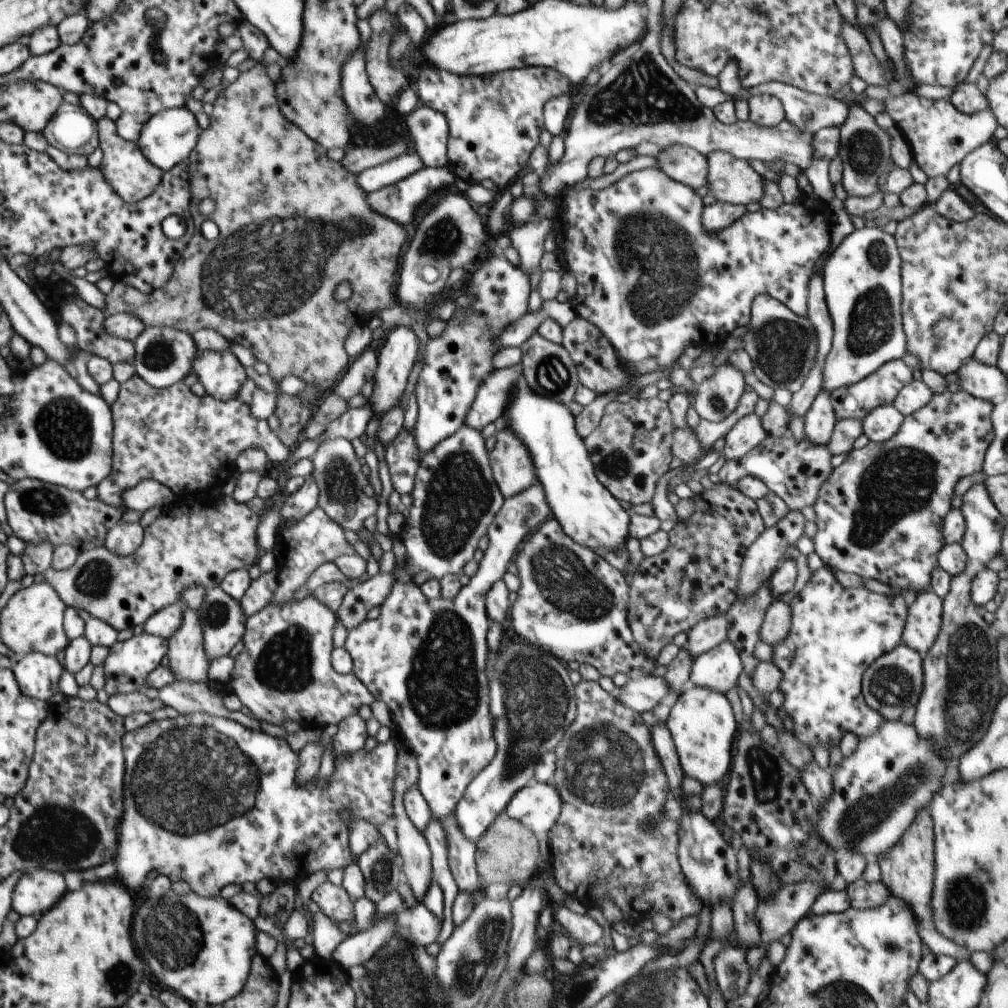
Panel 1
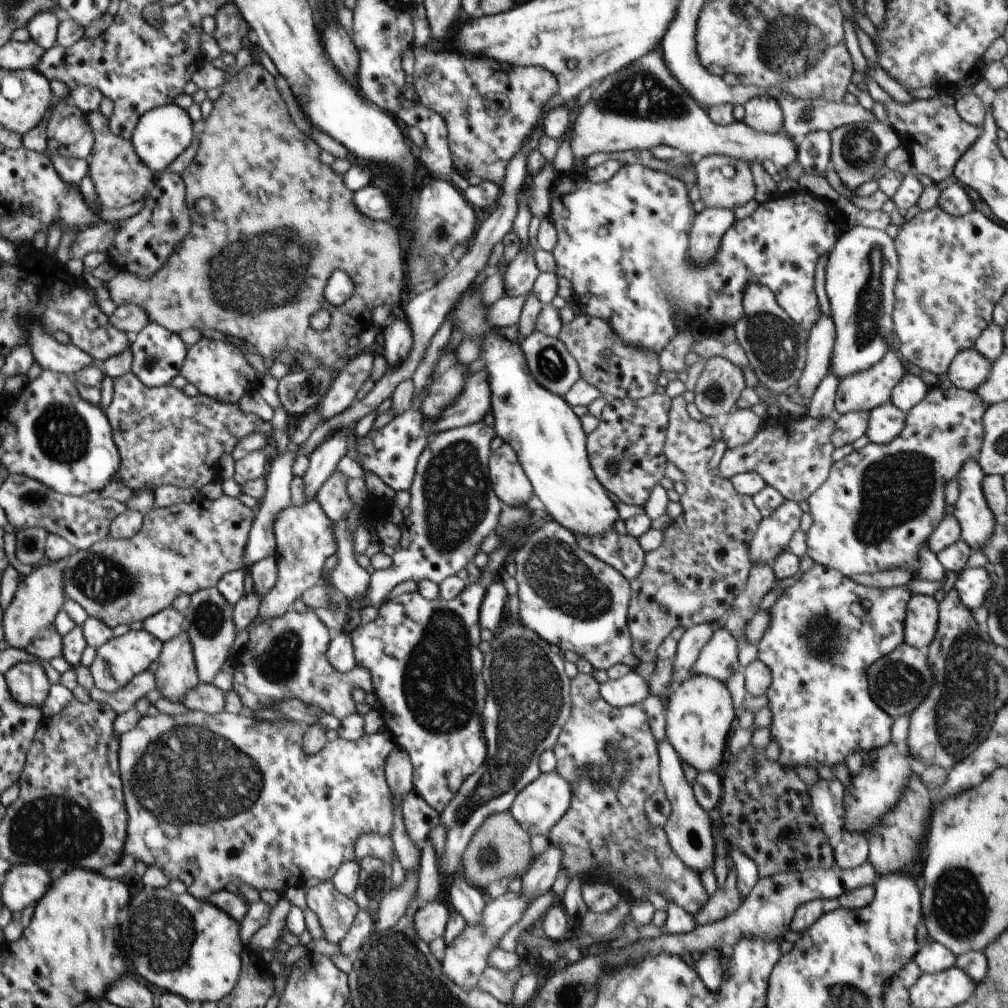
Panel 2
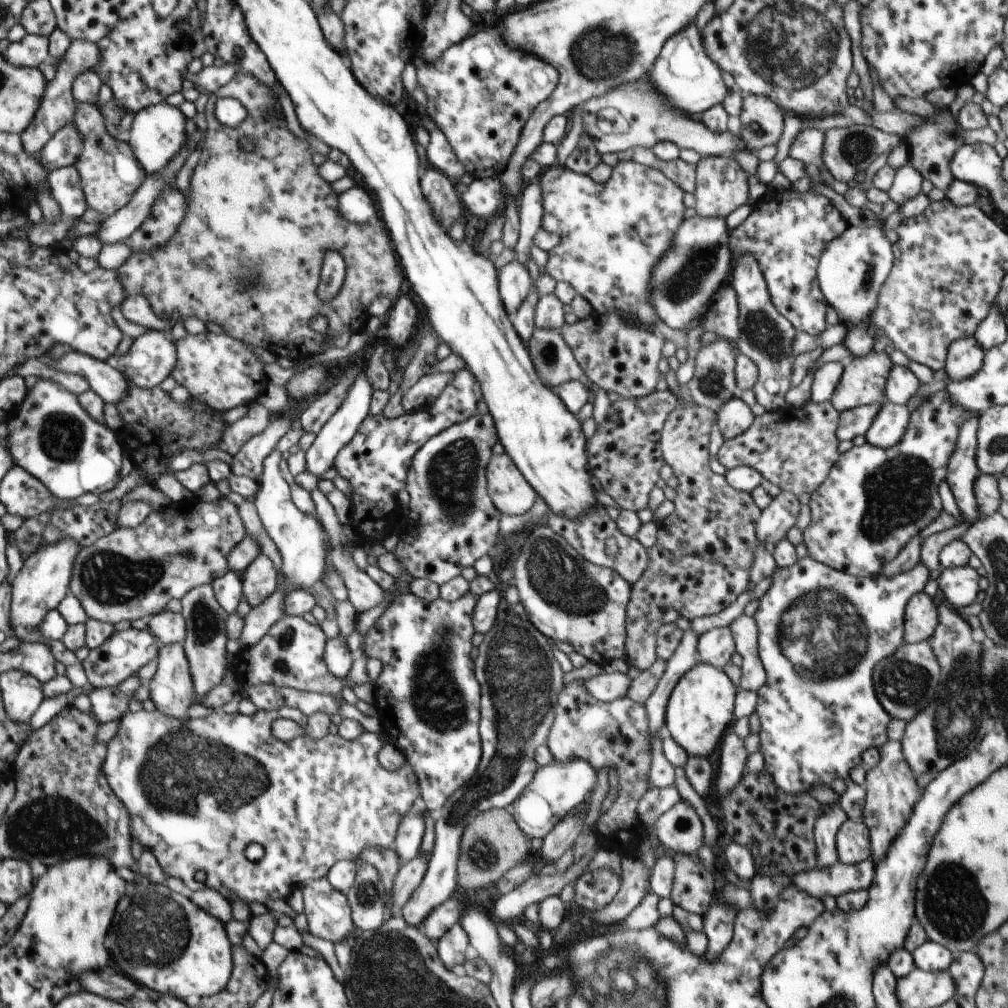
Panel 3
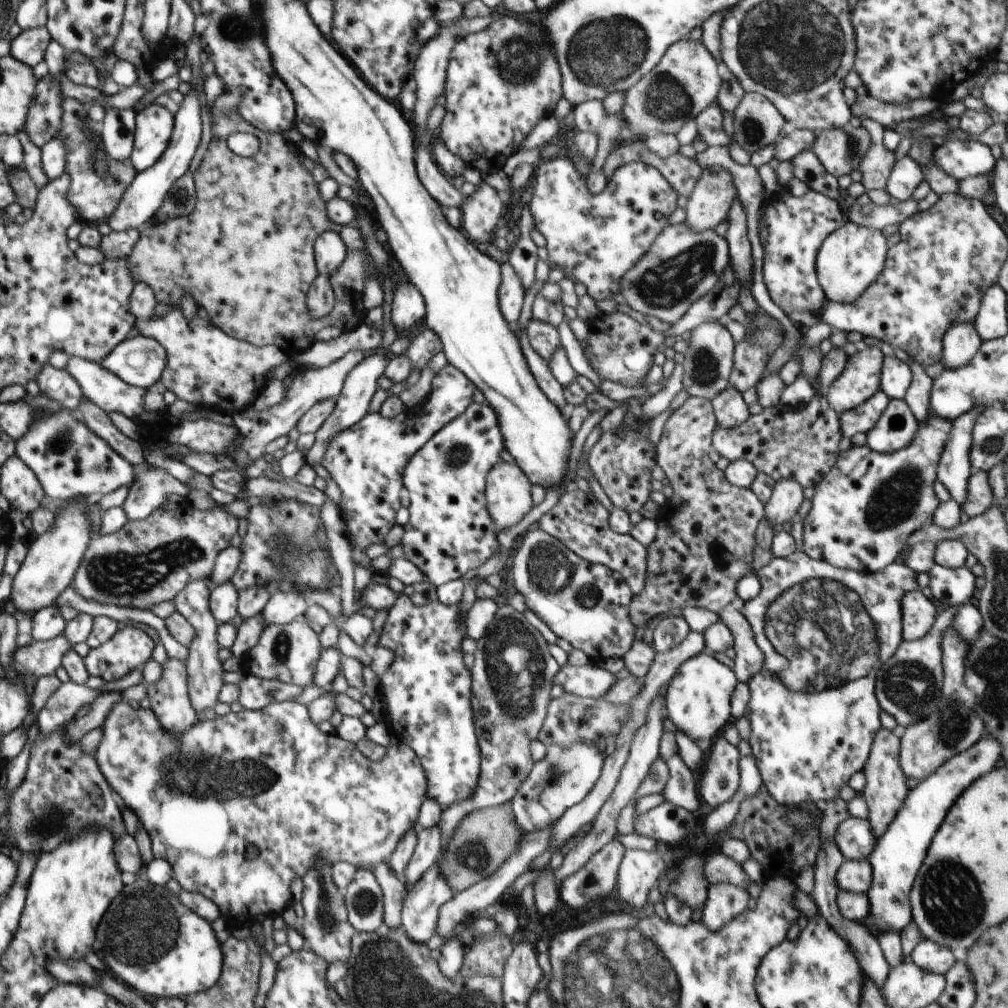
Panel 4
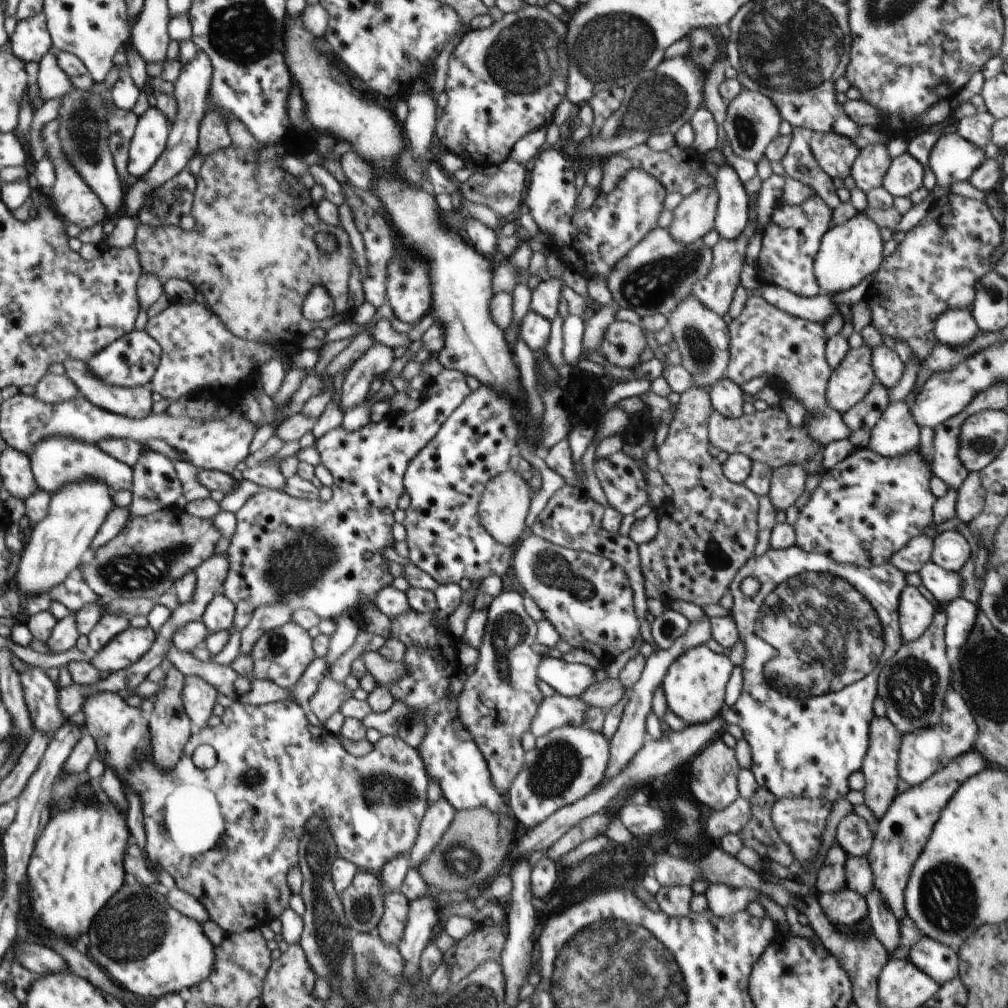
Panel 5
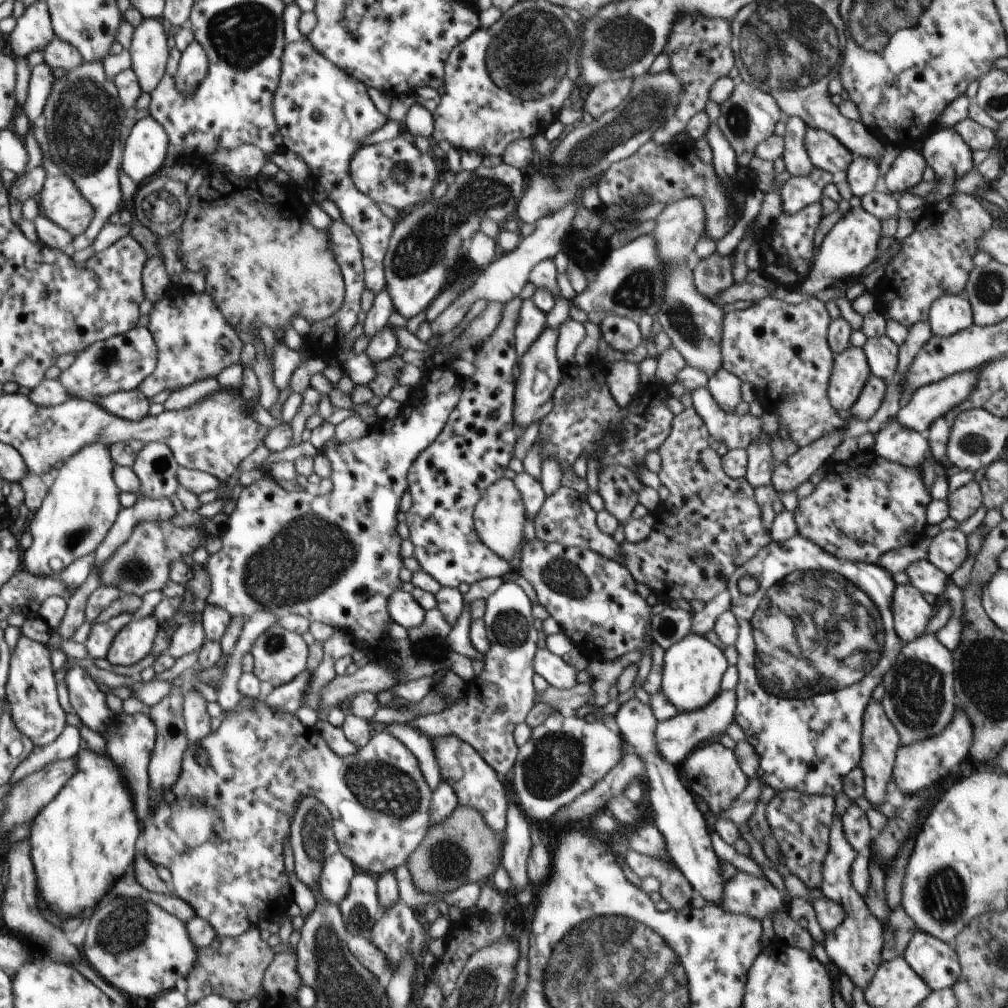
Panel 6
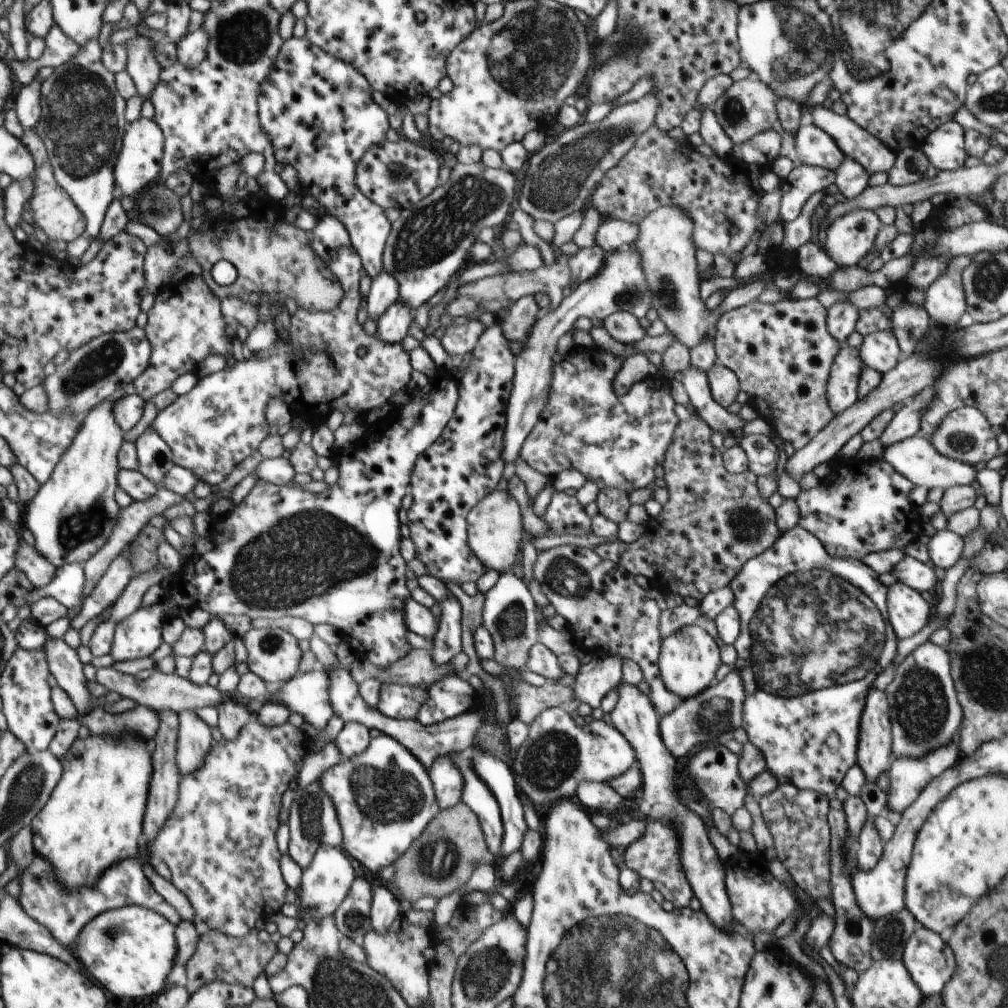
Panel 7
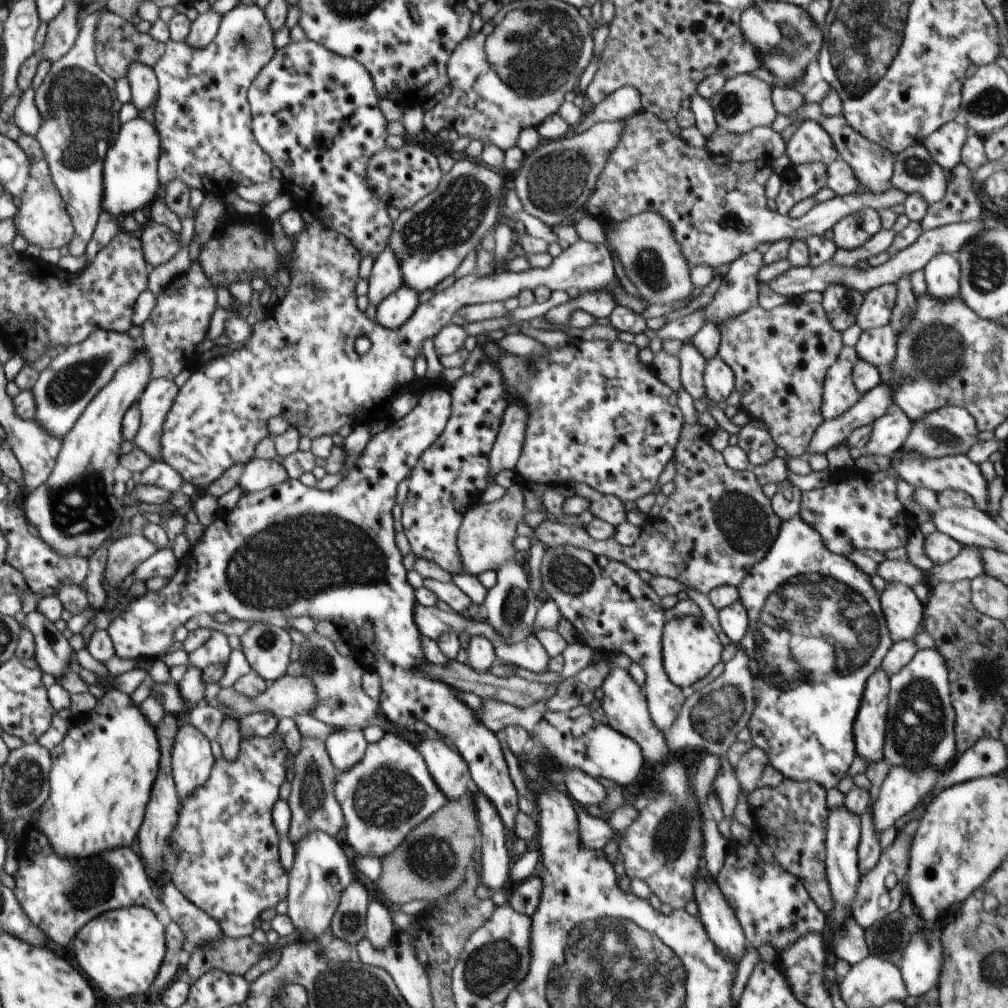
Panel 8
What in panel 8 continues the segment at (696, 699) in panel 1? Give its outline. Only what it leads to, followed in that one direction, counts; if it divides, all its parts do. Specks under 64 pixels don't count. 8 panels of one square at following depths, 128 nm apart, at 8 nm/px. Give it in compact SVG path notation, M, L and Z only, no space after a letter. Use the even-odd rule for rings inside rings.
M678 616L668 620L661 639L662 663L672 684L689 692L694 682L704 678L718 662L721 662L723 645L704 616Z

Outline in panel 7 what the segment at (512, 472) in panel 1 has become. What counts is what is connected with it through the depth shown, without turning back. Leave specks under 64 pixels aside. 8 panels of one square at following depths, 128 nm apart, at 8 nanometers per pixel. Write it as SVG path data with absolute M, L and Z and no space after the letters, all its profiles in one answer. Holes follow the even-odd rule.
M494 489L470 512L467 516L469 531L468 542L473 553L483 562L488 570L494 569L499 573L508 570L518 556L521 549L523 528L523 516L518 501L509 493L508 489Z

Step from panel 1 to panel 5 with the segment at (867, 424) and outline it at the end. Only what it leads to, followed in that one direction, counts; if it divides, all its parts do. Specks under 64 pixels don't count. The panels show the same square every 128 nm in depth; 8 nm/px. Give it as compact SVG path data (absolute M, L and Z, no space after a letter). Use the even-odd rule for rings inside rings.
M896 401L873 426L869 447L886 458L900 456L919 444L920 430L906 402Z

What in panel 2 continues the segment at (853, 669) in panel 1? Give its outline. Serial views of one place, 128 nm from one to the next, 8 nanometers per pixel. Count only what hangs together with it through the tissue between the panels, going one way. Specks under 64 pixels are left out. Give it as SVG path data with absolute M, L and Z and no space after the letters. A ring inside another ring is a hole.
M814 563L796 584L788 587L784 595L769 608L768 612L771 614L771 625L764 633L764 636L757 644L758 659L760 659L770 669L773 681L767 690L768 707L772 712L772 725L770 726L772 739L778 740L782 747L782 754L778 762L785 767L796 768L798 765L810 765L817 768L818 764L826 764L830 768L834 768L838 763L845 763L845 758L852 751L860 751L863 754L870 753L878 747L884 746L891 741L891 726L894 719L888 716L870 696L867 670L879 658L890 654L897 646L903 643L904 638L904 623L905 614L907 611L907 604L910 600L911 593L907 585L903 587L890 587L887 589L867 587L855 583L850 577L845 577L841 572L830 567Z

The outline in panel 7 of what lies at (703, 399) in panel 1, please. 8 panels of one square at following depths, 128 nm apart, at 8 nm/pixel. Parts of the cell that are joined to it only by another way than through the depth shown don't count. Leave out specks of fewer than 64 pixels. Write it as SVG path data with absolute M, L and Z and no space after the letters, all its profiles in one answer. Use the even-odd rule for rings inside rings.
M663 206L657 208L654 212L646 215L639 222L639 235L632 247L636 247L641 254L641 265L645 272L645 277L652 291L652 307L656 309L658 318L662 320L667 327L668 332L673 334L675 339L678 339L688 350L702 344L704 341L712 341L715 338L717 331L718 319L725 313L749 302L756 301L758 296L762 294L766 283L761 281L746 283L745 285L732 289L727 297L722 301L719 308L711 311L706 308L704 301L700 297L699 284L700 276L697 271L697 246L693 241L693 230L695 222L693 218L679 206Z

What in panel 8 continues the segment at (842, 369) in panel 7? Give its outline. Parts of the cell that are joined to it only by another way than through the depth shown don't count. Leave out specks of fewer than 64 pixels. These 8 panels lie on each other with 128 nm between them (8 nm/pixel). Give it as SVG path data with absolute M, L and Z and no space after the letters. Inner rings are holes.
M843 346L840 355L826 374L822 388L822 406L820 412L823 420L840 418L850 410L861 395L857 392L852 380L852 368L858 360L854 347Z

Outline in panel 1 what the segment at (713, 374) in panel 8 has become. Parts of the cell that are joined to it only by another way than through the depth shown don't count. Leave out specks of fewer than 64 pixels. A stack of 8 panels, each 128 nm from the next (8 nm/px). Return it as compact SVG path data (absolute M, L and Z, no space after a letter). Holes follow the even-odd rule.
M755 413L741 418L724 437L723 455L726 461L742 458L767 437L760 418Z

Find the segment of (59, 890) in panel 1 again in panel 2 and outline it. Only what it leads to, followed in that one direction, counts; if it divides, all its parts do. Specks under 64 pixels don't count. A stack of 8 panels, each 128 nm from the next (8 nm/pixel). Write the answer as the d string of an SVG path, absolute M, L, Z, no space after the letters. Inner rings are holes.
M13 865L2 880L1 901L12 913L34 906L49 892L53 879L38 865Z

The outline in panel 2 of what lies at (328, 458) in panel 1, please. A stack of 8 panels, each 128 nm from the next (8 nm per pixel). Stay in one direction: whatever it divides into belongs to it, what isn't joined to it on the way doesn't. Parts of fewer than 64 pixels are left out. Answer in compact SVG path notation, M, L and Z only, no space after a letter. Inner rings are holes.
M337 468L334 469L330 478L322 484L315 496L323 512L326 513L328 518L333 522L338 520L339 517L348 515L354 507L346 491L348 479L349 478L342 475Z

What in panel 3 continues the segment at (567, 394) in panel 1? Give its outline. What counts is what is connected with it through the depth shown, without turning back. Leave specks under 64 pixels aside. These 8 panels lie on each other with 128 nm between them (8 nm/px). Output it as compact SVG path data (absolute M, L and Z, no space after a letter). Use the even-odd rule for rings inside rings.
M535 327L526 348L542 382L554 390L568 381L583 382L591 388L588 402L594 403L595 386L576 362L560 330Z

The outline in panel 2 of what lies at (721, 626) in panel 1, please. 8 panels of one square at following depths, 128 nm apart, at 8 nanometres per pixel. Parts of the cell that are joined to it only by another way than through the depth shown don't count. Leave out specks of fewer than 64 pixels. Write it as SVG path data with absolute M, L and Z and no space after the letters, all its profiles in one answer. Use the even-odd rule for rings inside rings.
M712 623L694 625L687 628L677 644L677 653L673 658L672 682L681 683L693 675L692 667L703 646L716 632Z

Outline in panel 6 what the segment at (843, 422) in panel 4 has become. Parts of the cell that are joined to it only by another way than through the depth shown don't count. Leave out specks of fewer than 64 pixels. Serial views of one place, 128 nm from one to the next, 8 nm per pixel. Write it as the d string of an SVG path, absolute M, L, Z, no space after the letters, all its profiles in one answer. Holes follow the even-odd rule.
M871 374L858 400L853 404L846 416L848 418L852 416L857 419L856 421L868 422L880 408L886 389L887 383Z

